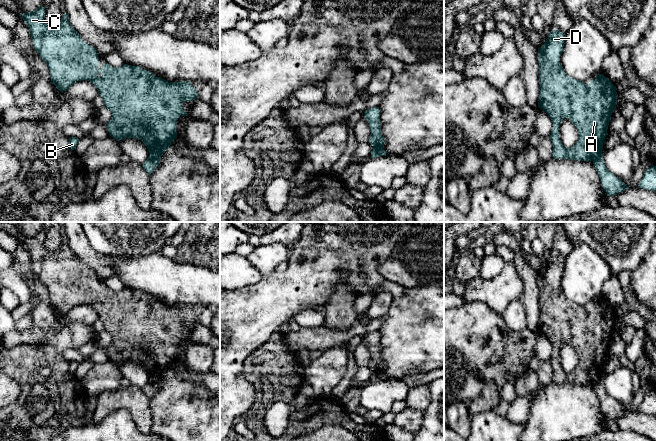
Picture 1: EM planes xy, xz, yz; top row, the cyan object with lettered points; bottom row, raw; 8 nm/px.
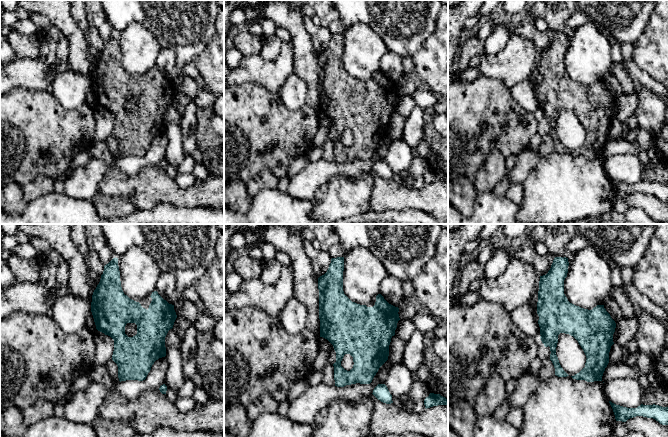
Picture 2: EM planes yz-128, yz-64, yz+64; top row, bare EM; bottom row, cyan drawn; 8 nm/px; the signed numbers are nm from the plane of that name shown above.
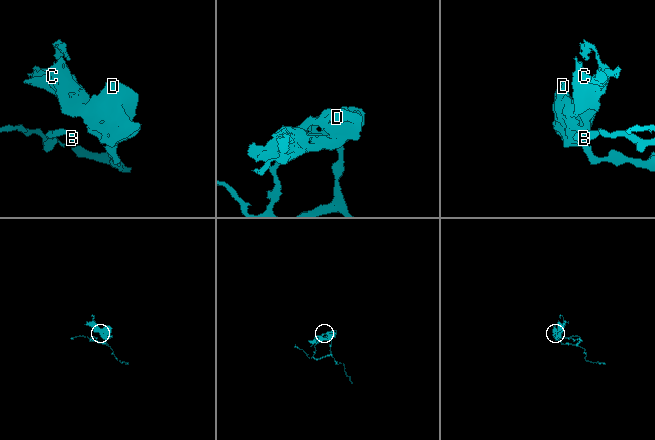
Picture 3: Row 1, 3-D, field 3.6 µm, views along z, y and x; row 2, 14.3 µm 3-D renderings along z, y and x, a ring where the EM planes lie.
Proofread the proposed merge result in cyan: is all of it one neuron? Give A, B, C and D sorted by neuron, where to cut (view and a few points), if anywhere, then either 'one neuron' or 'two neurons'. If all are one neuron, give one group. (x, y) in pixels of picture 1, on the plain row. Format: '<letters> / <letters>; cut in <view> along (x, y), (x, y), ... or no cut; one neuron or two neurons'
A C D / B; cut in xy along (149, 378), (160, 380); two neurons

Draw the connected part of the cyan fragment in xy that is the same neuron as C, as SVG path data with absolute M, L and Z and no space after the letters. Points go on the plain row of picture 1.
M39 231L36 235L25 236L20 239L27 248L35 274L46 286L50 295L52 307L61 316L66 315L77 305L90 305L98 314L98 318L103 322L105 332L112 336L111 344L106 348L111 361L116 364L126 362L136 362L141 364L150 380L162 380L171 367L177 362L177 344L180 340L187 340L182 327L193 325L197 322L198 316L190 305L168 306L161 301L156 301L153 297L140 292L125 288L122 291L114 292L108 287L104 287L98 293L98 276L89 268L84 266L78 256L71 250L67 237L63 238L61 246L56 251L48 250L45 245L45 232Z

